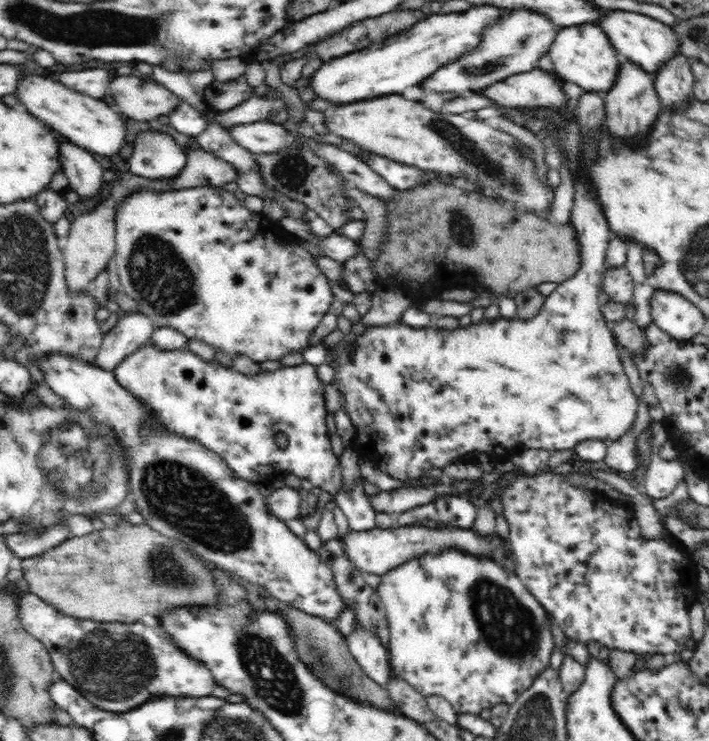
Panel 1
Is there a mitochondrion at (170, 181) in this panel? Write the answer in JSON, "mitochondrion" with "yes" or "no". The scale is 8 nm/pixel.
{"mitochondrion":"no"}

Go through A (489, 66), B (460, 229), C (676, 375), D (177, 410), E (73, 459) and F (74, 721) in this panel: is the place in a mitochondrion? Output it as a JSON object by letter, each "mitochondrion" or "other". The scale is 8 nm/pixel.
{"A":"mitochondrion","B":"mitochondrion","C":"mitochondrion","D":"other","E":"mitochondrion","F":"other"}

